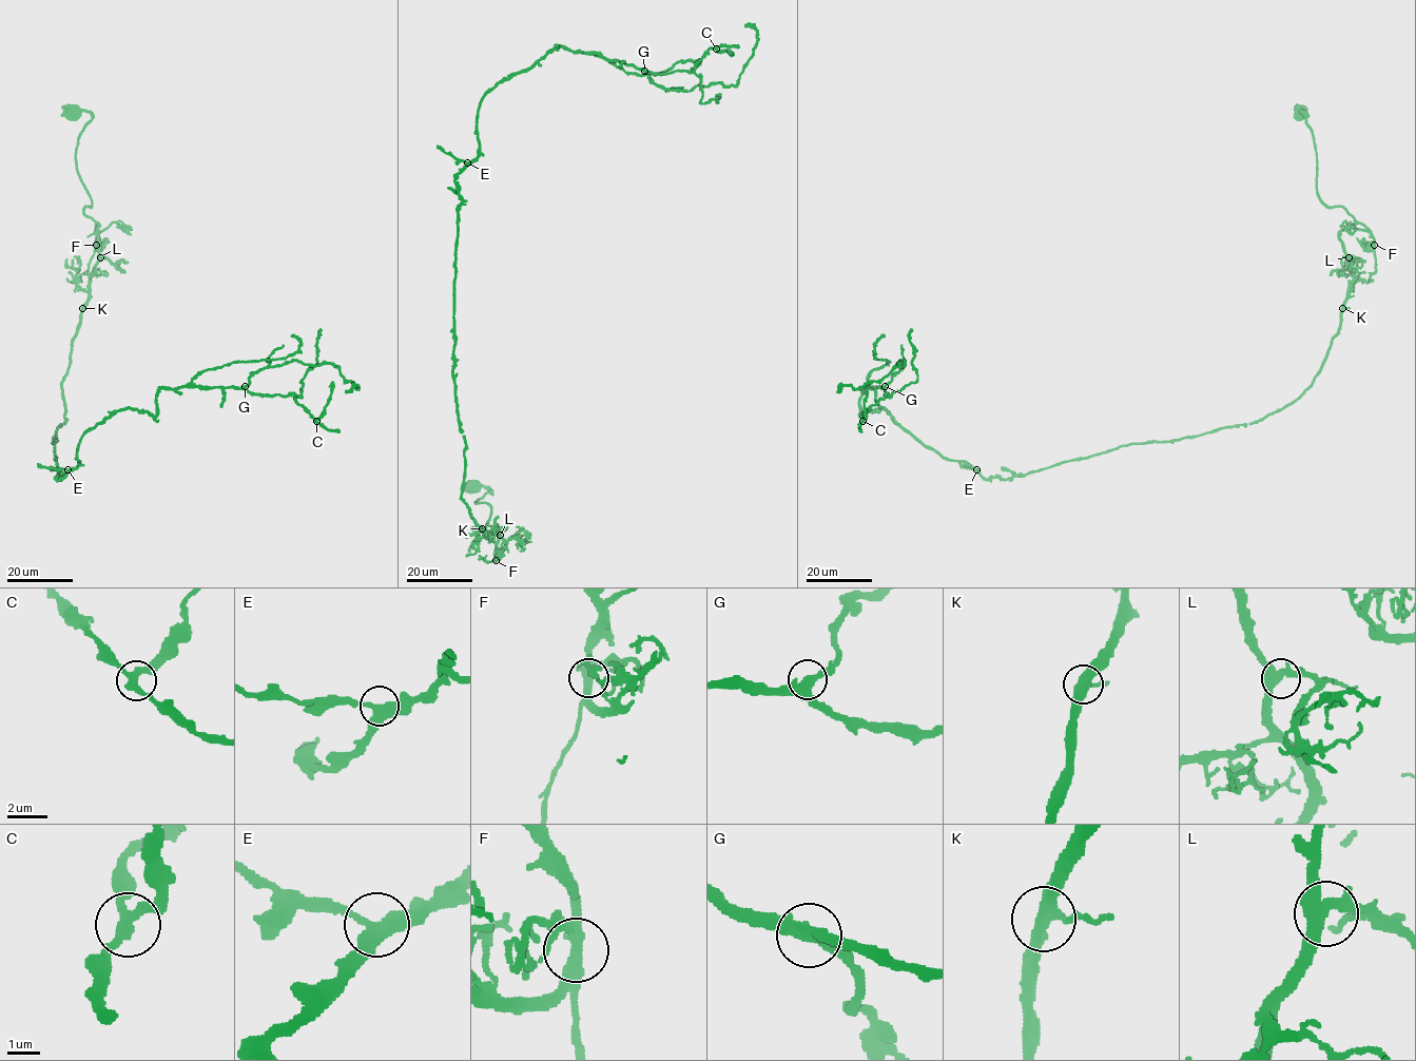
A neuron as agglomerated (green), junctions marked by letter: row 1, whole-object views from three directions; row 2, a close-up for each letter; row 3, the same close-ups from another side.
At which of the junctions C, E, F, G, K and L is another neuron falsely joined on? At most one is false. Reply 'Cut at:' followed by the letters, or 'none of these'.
Cut at: none of these

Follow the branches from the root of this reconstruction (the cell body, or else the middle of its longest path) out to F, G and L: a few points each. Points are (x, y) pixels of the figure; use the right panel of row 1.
F: (1299, 111), (1313, 135), (1317, 194), (1326, 206), (1343, 207), (1361, 223), (1370, 232), (1374, 245)
G: (1299, 111), (1317, 194), (1356, 222), (1297, 399), (985, 479), (860, 417), (885, 386)
L: (1299, 111), (1313, 135), (1317, 194), (1324, 204), (1343, 207), (1356, 220), (1339, 233), (1343, 251), (1349, 257)

